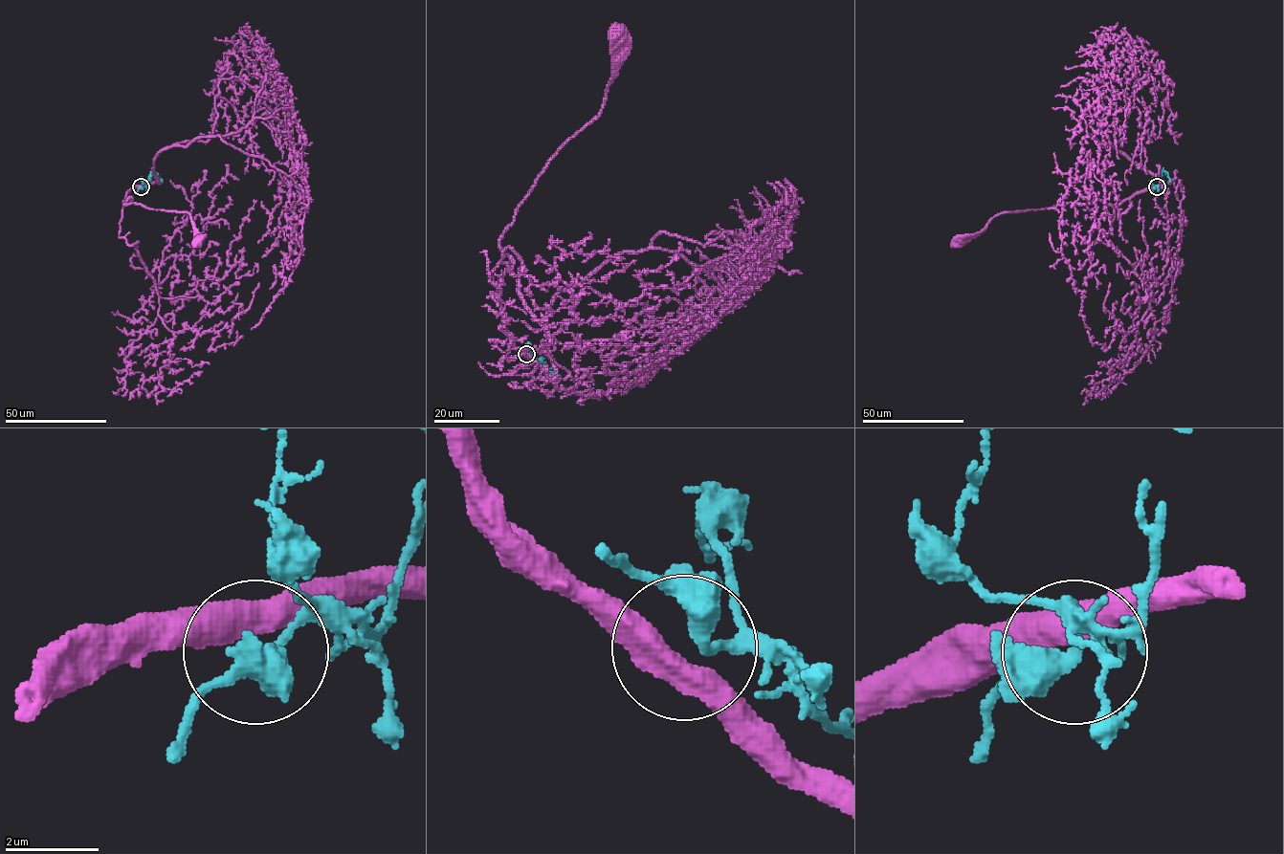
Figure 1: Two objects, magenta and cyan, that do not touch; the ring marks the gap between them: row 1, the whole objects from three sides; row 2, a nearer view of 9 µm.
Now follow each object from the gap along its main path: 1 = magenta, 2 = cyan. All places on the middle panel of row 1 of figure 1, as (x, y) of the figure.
1: (525, 355), (507, 335), (498, 298), (511, 257), (499, 239), (547, 161), (600, 110), (615, 74), (618, 36)
2: (526, 353), (561, 380)

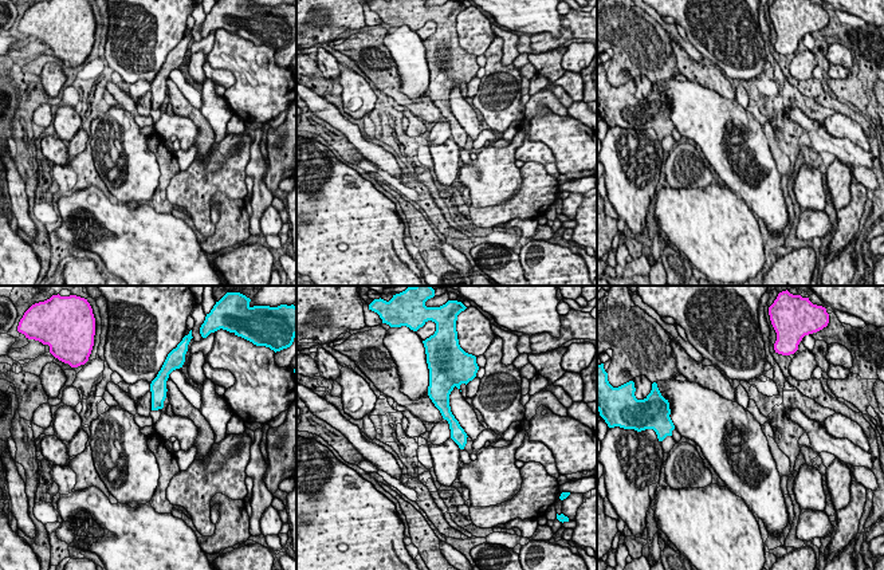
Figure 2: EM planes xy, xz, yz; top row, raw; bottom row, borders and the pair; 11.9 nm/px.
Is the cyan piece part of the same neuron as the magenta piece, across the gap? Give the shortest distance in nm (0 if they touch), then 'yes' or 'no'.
800 nm | no

